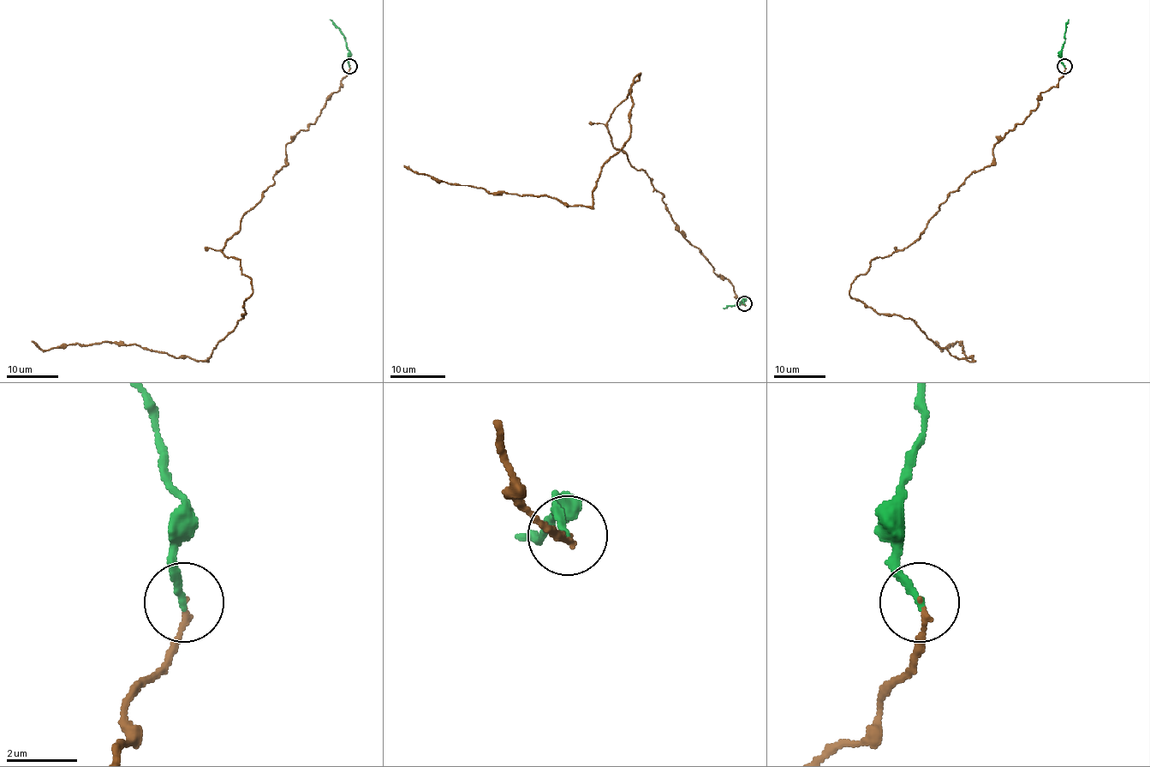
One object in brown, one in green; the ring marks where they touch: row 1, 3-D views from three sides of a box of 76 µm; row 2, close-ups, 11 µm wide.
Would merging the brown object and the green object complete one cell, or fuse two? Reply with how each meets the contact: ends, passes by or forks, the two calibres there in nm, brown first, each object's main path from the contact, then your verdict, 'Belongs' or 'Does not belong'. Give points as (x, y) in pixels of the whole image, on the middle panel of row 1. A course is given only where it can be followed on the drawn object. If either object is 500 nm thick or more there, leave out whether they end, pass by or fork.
At the ring brown ends. At the ring green ends. Thickness 140 nm (brown) against 200 nm. Course of brown: (744, 303), (613, 145), (607, 120), (639, 73), (631, 135), (603, 164), (592, 205), (435, 182), (403, 164). Course of green: (744, 303), (743, 301), (739, 305), (723, 308). Belongs

